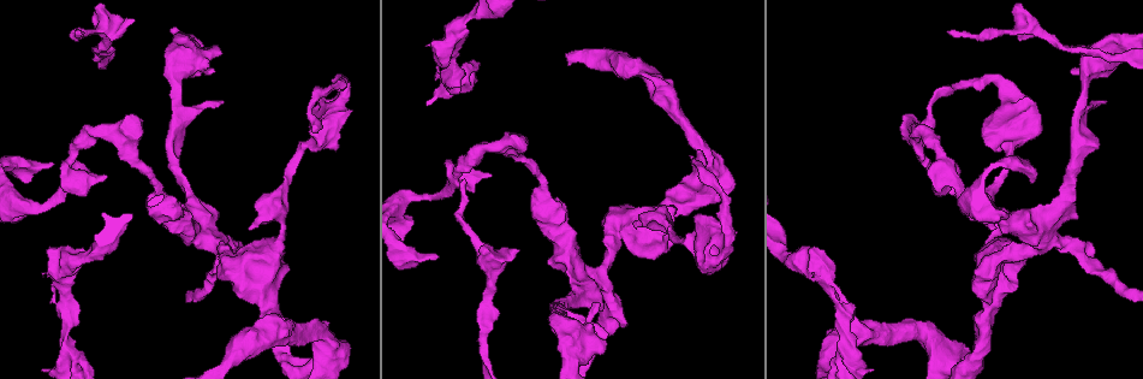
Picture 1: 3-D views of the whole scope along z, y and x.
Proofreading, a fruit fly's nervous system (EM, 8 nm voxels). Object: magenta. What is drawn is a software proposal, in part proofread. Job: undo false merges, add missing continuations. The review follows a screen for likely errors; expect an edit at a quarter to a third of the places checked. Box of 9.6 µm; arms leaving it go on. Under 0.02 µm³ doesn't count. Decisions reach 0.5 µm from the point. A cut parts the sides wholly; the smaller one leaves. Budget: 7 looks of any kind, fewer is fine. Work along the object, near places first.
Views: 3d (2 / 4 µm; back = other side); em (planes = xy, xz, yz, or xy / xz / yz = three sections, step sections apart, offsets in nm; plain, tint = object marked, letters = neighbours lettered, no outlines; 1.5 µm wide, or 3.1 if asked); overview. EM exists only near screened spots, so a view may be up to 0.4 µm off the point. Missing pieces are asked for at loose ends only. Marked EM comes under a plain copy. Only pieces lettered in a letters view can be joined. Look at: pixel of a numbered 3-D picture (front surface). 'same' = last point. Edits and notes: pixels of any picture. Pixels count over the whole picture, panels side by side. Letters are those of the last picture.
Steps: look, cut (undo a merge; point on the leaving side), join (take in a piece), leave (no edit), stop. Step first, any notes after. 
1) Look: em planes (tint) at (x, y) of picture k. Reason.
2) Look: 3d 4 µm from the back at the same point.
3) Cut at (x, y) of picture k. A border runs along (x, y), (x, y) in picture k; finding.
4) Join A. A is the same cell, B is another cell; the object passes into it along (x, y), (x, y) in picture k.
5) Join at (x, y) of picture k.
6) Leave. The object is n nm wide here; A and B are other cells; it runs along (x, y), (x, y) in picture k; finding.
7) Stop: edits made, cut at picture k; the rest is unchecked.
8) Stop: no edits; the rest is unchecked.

Look: em yz step 4 (tint) at (156, 193) of picture 1. Thick turns thin.

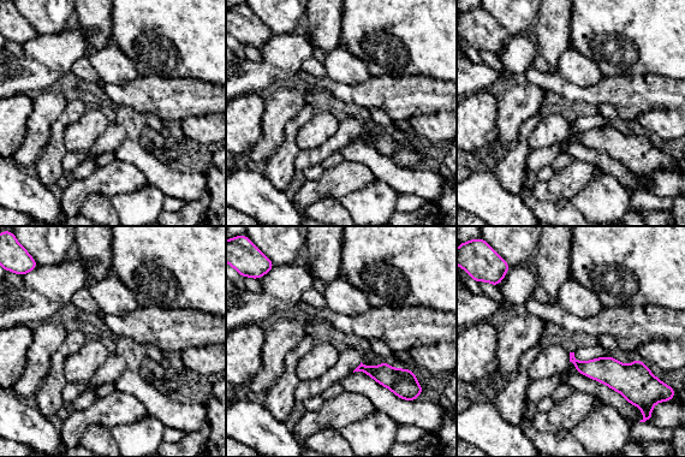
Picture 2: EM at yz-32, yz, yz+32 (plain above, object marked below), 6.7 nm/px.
Look: em planes (letters) at the same point. Cut it another way.

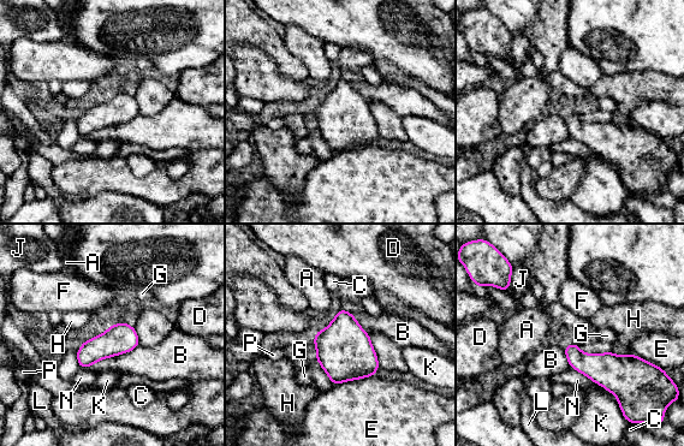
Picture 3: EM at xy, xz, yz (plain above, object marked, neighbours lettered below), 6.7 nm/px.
Leave. The object is 200 nm wide here; A, B, C, D, E, F, G, H, J, K, L, N and P are other cells; a border runs along (138, 344), (88, 367) in picture 3; one cell here.

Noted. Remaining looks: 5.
Look: em planes (tint) at (213, 72) of picture 1.

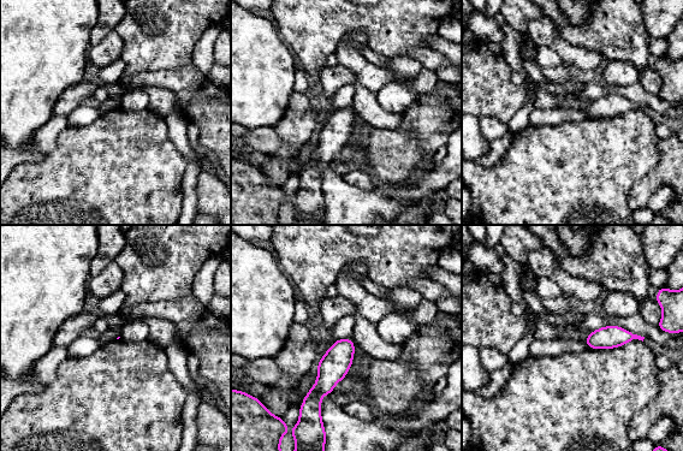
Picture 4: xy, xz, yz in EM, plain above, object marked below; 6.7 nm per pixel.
Look: em planes (letters) at the same point. See the neighbours.

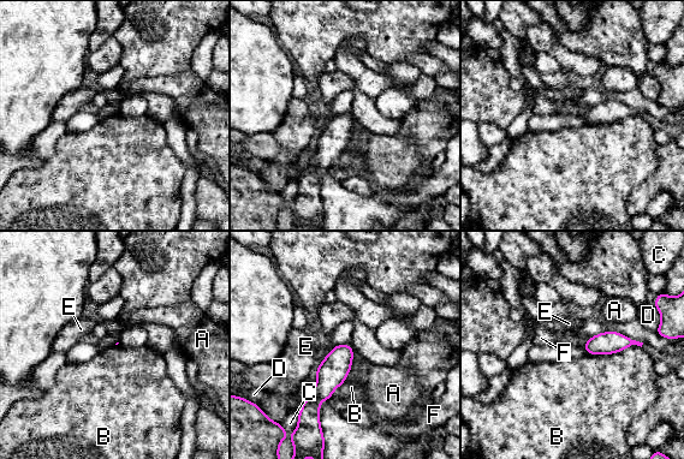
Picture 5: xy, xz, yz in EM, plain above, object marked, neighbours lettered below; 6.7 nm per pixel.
Leave. A, B, C, D, E and F are other cells; it runs along (348, 347), (323, 389), (302, 413) in picture 5; no lettered piece goes on from it.

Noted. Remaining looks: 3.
Look: em planes (letters) at (992, 255) of picture 1. Branch stops here.

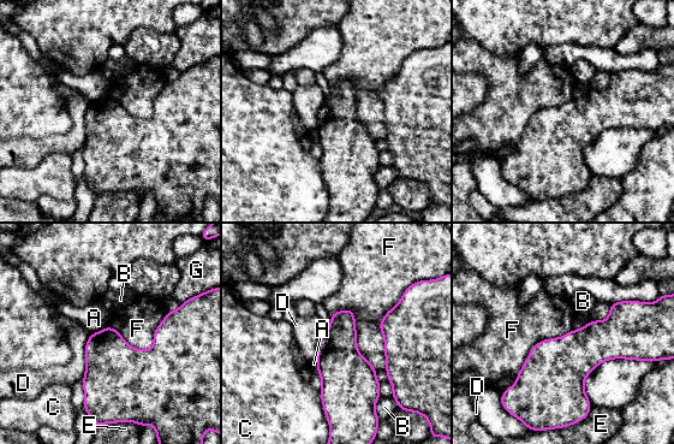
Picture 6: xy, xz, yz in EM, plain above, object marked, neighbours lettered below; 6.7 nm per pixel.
Leave. The longest contact is with F, 500 nm; A, B, C, D, E, F and G are other cells; no lettered piece goes on from it.

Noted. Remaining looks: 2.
Stop: no edits; the rest is unchecked.

